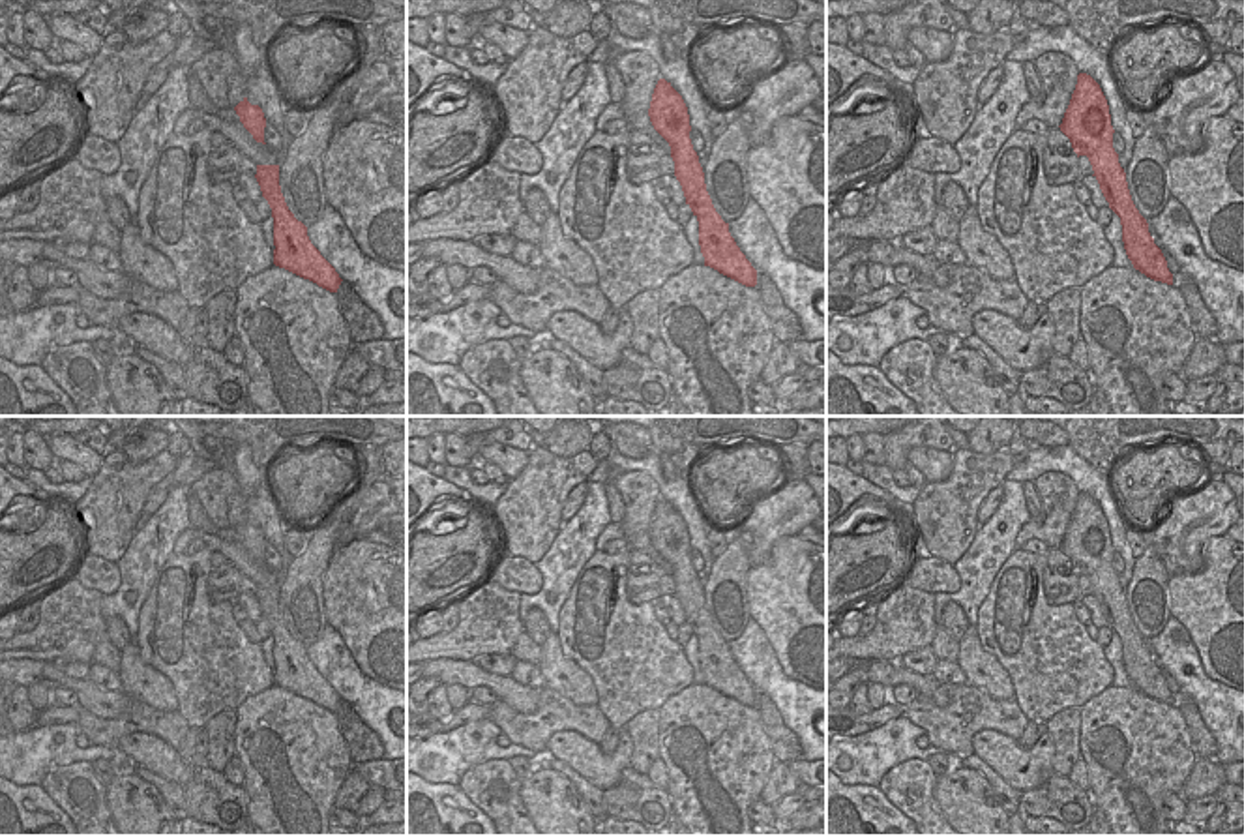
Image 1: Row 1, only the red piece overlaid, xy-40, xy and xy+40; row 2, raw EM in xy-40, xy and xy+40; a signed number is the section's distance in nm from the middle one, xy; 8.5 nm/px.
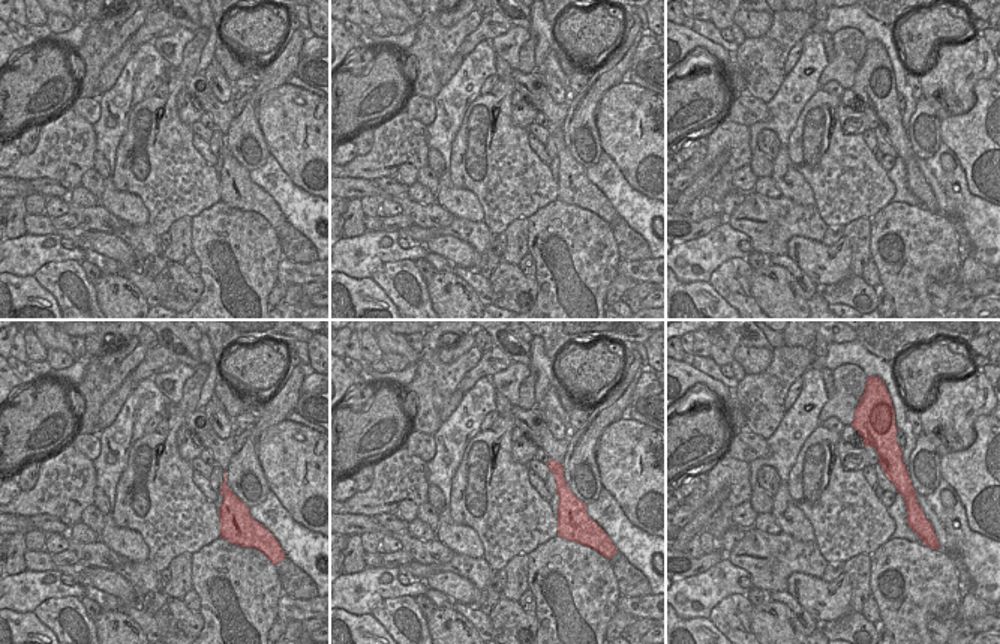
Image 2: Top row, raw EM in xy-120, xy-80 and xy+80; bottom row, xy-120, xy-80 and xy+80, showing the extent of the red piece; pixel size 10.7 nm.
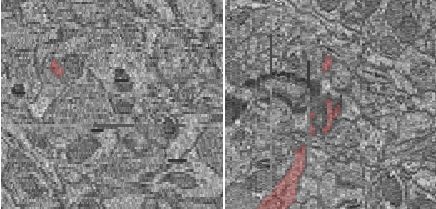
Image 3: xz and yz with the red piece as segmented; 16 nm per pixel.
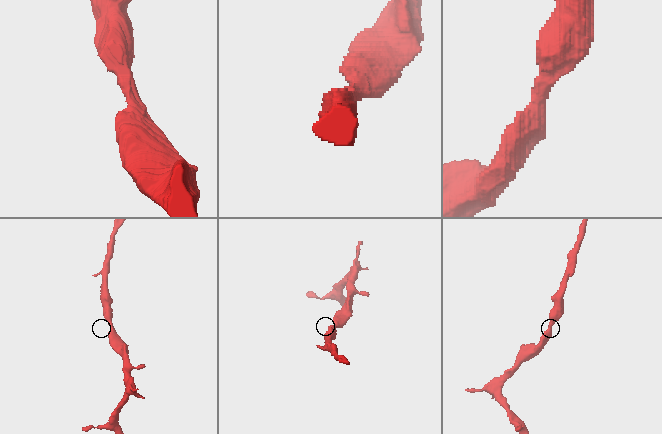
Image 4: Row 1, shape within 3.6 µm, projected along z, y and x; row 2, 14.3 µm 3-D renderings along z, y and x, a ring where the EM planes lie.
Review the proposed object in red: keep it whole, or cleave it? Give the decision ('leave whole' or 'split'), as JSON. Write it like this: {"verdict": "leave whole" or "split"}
{"verdict": "leave whole"}

